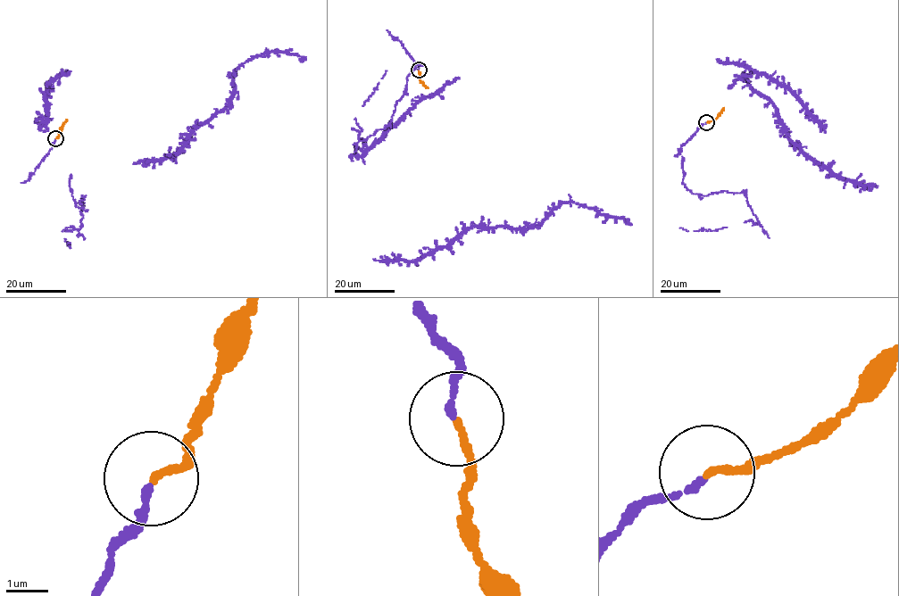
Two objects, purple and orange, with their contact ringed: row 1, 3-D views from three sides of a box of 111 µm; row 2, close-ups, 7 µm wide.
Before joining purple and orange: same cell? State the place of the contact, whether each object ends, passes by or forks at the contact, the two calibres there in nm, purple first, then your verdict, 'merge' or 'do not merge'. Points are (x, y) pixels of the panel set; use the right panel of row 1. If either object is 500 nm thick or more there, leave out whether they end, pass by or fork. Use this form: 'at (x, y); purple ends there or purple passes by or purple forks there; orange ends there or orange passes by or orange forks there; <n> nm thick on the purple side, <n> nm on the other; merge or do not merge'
at (706, 122); purple ends there; orange ends there; 140 nm thick on the purple side, 160 nm on the other; merge

